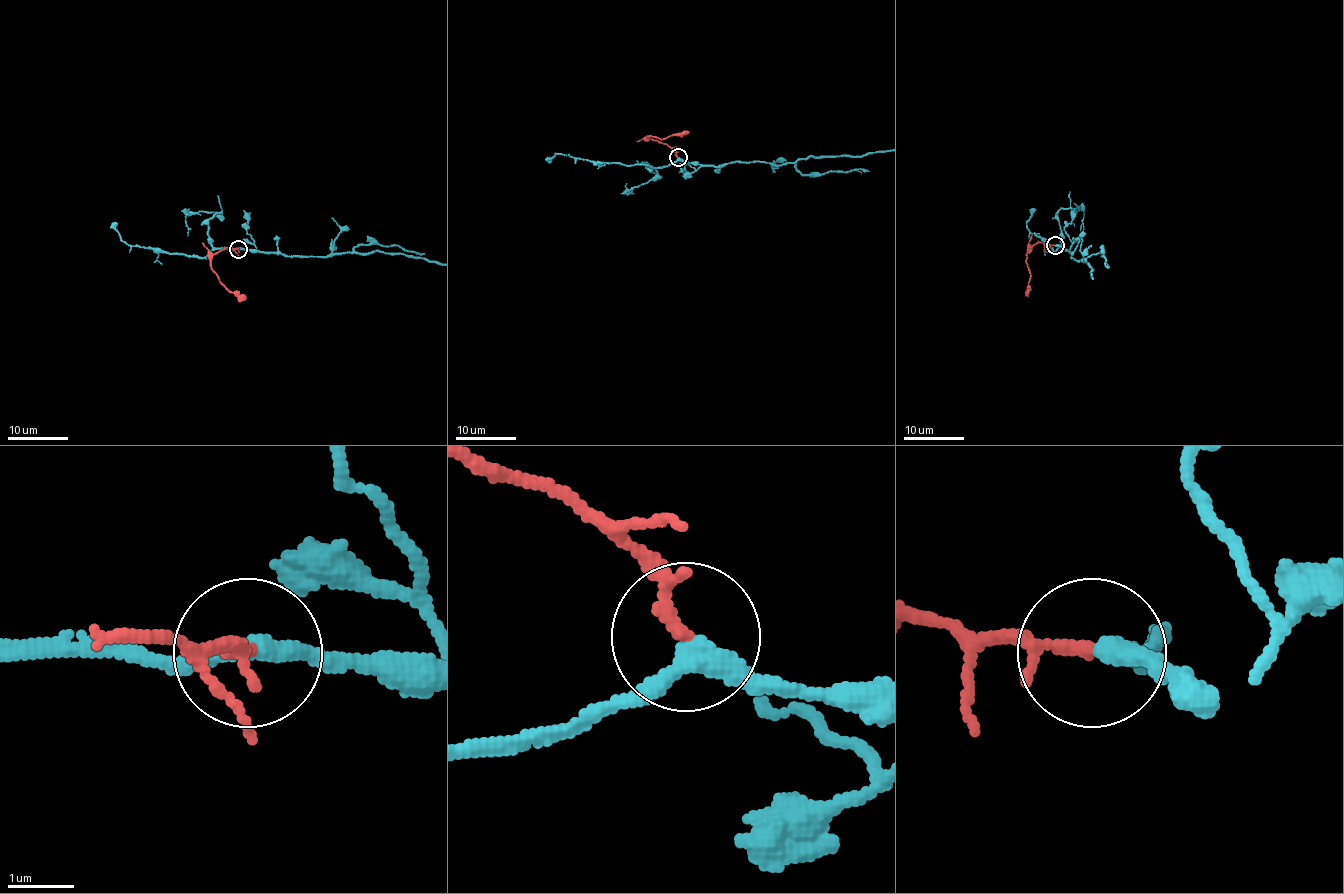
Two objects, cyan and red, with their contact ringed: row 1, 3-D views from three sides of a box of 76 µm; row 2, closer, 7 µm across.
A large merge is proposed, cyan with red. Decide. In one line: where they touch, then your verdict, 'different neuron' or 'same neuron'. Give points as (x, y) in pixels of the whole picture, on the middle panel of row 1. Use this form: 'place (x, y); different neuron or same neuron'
place (678, 157); same neuron

